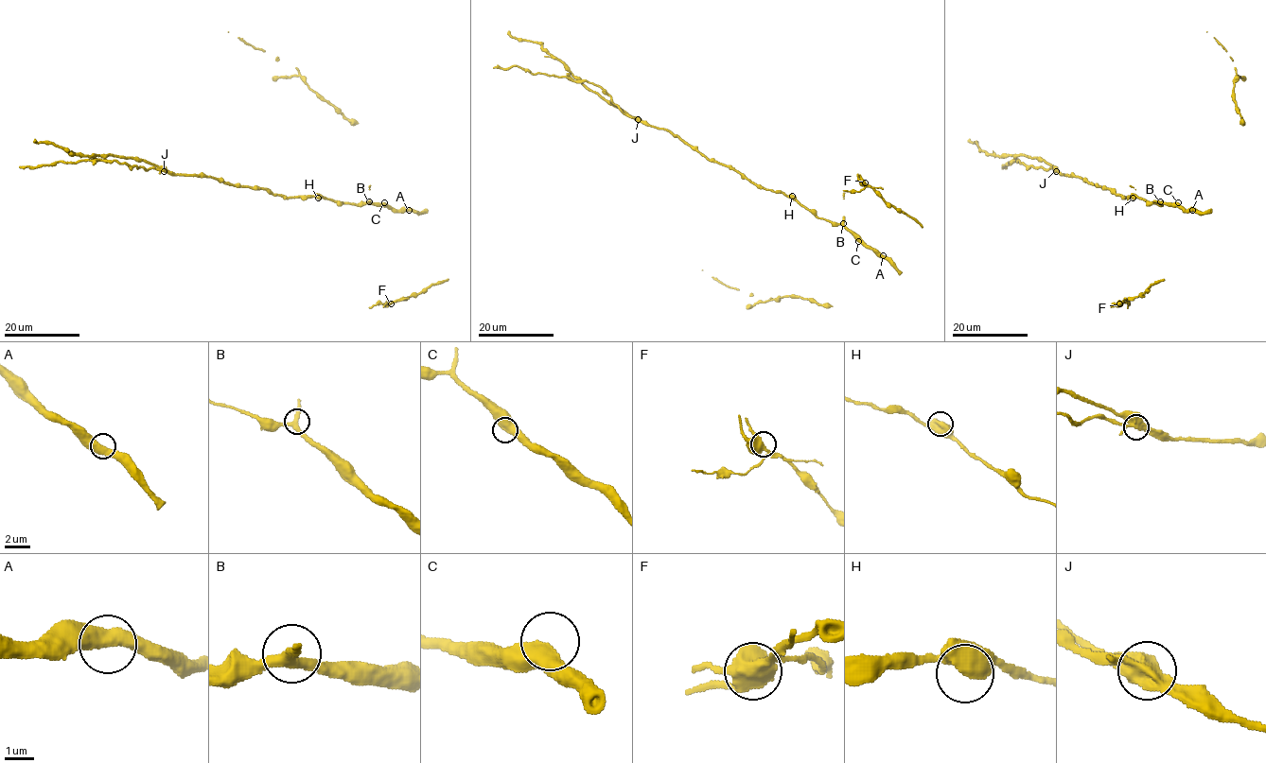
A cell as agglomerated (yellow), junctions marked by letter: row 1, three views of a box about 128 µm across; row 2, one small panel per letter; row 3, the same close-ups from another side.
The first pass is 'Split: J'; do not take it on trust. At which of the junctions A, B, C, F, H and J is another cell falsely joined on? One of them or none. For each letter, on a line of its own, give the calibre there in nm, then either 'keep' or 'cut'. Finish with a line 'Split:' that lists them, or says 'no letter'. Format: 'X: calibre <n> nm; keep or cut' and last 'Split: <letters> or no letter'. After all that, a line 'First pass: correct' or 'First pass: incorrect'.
A: calibre 550 nm; keep
B: calibre 320 nm; keep
C: calibre 480 nm; keep
F: calibre 420 nm; keep
H: calibre 440 nm; keep
J: calibre 440 nm; cut
Split: J
First pass: correct

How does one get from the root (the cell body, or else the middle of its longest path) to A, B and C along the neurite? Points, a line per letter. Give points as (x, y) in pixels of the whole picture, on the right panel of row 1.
A: (1136, 197), (1157, 204), (1175, 203), (1183, 210), (1192, 210)
B: (1136, 197), (1157, 204), (1160, 201)
C: (1136, 197), (1157, 204), (1178, 202)

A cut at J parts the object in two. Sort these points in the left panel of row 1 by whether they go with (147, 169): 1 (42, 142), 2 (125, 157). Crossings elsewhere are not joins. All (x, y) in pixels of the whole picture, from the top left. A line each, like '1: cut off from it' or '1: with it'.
1: cut off from it
2: cut off from it

